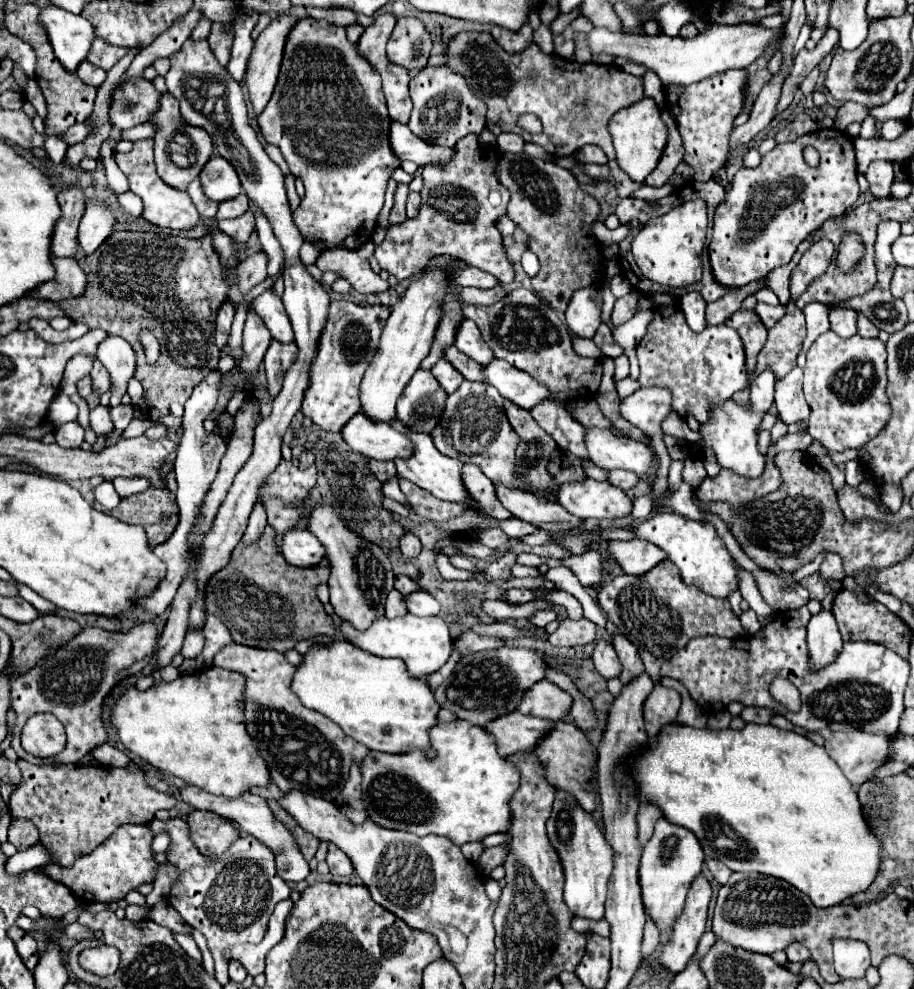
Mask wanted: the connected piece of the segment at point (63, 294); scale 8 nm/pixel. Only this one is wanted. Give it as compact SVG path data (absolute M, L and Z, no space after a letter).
M54 258L54 268L56 278L36 290L38 298L64 300L70 296L80 296L80 292L84 292L86 276L74 258Z

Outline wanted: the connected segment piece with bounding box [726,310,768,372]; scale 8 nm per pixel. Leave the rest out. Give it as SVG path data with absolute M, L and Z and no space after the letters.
M738 310L726 320L726 326L734 328L740 334L746 348L746 368L748 372L754 372L756 356L766 344L766 332L768 332L766 326L762 324L762 320L756 316L754 310Z

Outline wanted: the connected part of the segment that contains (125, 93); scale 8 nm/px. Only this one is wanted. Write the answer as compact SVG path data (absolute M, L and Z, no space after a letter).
M138 78L130 82L132 84L118 84L112 92L110 118L120 130L146 124L152 118L152 112L160 108L160 94L148 80Z

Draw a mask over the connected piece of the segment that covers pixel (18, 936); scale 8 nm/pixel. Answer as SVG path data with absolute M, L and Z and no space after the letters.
M12 926L12 928L8 930L8 936L10 936L10 940L14 942L14 946L16 946L16 950L18 950L24 966L32 972L34 966L38 964L38 950L36 950L34 938L32 938L28 932L20 930L18 926Z

